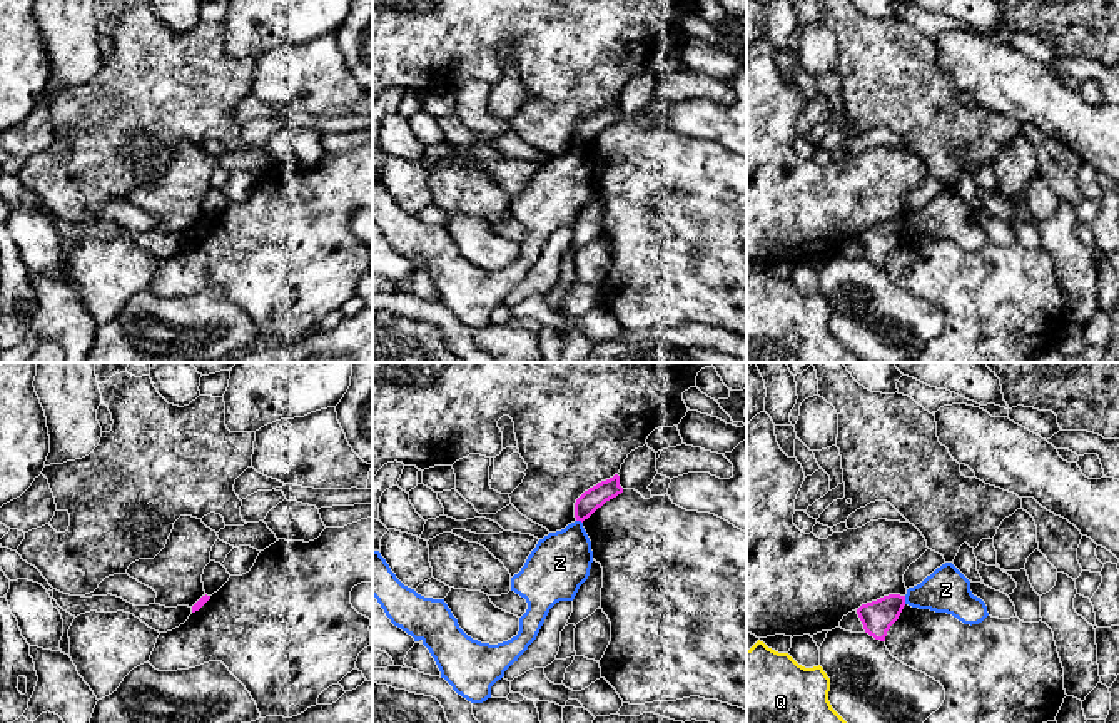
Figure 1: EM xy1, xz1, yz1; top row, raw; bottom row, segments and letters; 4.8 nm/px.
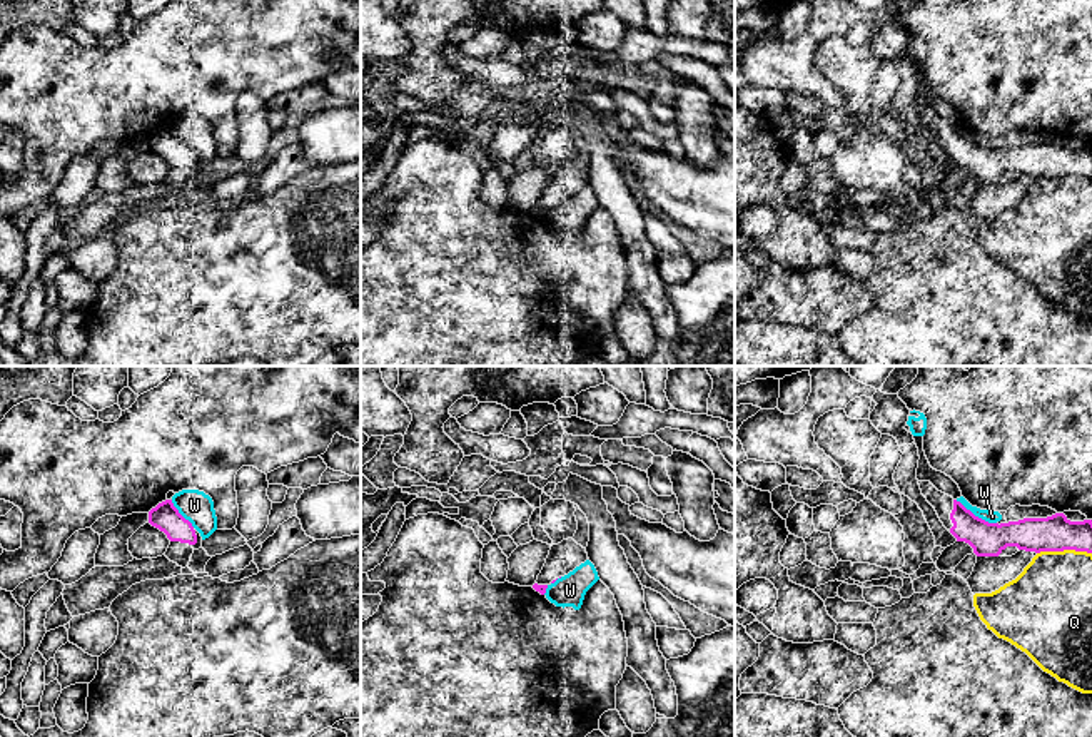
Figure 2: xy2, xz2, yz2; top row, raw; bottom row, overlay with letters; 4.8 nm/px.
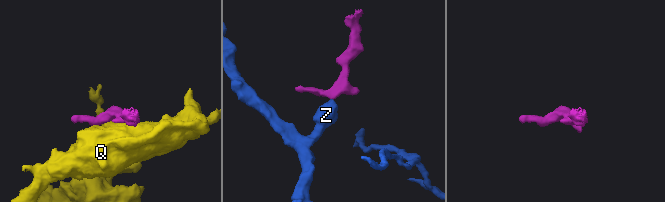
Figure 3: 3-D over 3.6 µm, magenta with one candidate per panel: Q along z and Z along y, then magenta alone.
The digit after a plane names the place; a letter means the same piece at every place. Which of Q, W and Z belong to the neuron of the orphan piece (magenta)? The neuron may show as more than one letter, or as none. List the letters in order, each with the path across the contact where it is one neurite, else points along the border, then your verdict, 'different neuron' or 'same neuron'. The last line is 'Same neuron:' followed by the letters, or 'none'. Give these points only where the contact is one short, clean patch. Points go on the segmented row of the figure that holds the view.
Q: different neuron
W: different neuron
Z: border along yz1 (904, 596), (906, 603); different neuron
Same neuron: none

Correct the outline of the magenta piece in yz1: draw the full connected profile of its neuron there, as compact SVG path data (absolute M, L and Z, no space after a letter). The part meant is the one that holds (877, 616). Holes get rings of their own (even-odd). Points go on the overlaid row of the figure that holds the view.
M889 594L877 601L862 604L857 614L863 624L865 633L875 640L885 641L887 631L899 619L905 606L905 596Z

